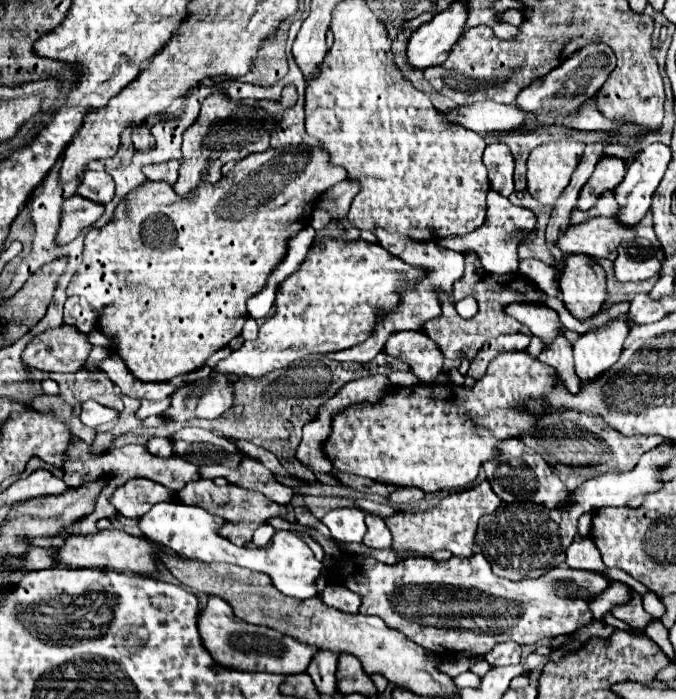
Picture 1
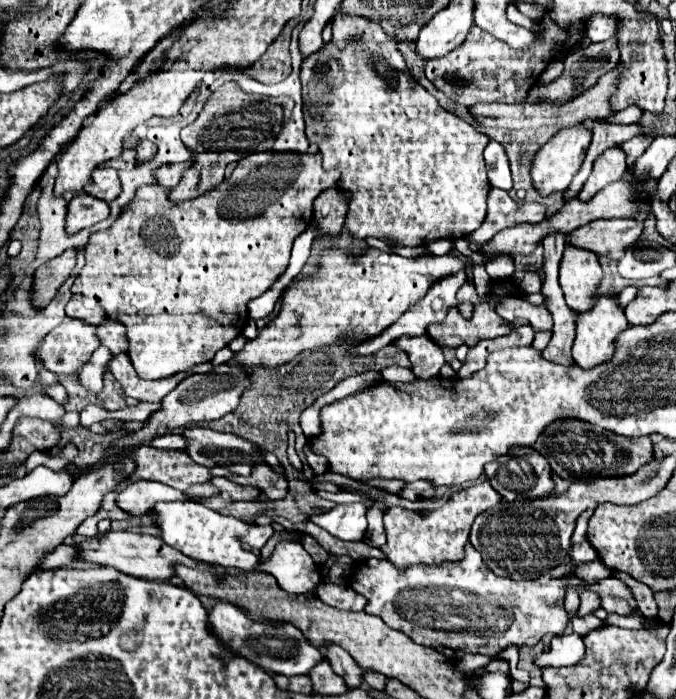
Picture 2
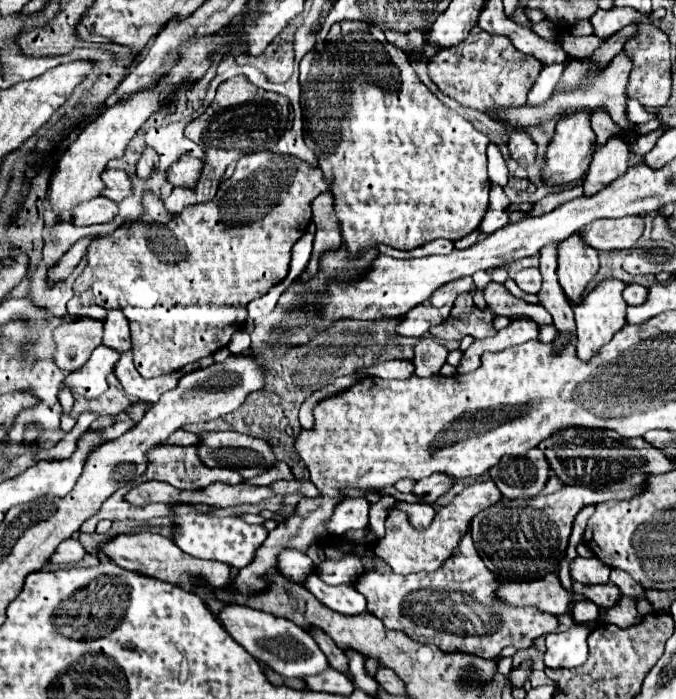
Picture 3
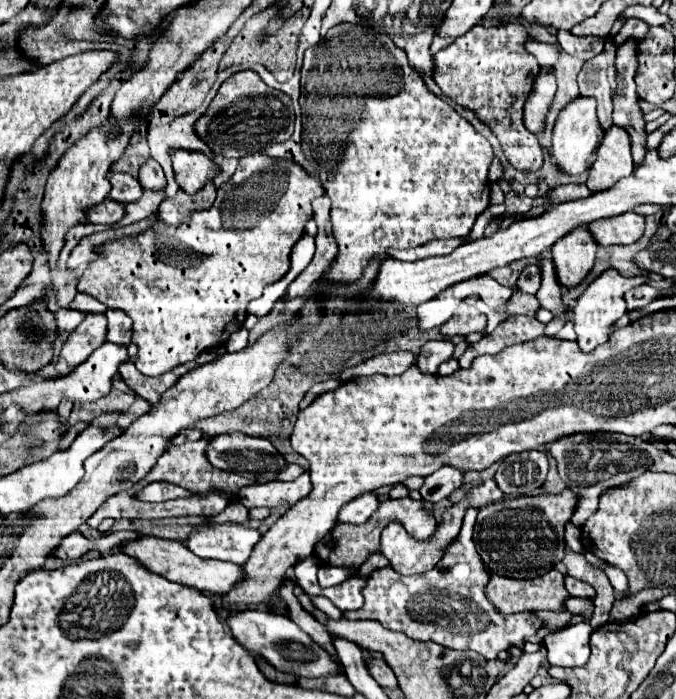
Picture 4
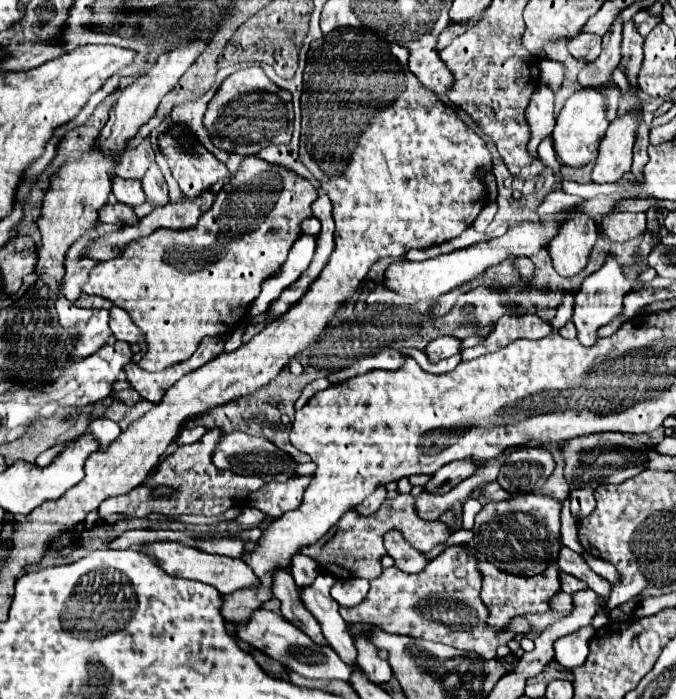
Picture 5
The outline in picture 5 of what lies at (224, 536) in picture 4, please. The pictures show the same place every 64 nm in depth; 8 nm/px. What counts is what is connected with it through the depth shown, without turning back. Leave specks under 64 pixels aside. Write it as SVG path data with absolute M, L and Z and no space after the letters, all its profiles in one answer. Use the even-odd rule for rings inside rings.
M208 540L208 542L198 542L196 548L212 554L232 556L232 558L240 558L244 552L244 546L240 540Z

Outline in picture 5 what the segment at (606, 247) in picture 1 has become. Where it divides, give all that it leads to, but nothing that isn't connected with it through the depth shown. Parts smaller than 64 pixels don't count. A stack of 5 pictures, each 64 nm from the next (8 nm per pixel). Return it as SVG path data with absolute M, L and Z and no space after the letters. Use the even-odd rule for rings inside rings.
M620 212L620 214L608 214L602 218L600 226L604 228L608 240L612 242L626 242L630 238L636 238L646 232L646 214L638 212Z

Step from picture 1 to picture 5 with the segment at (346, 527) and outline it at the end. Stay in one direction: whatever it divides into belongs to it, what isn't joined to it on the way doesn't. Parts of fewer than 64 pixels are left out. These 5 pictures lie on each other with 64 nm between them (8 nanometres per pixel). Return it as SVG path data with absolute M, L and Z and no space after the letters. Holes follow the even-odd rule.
M380 484L380 486L376 486L376 490L362 502L362 504L358 504L356 506L356 510L360 512L360 514L364 514L364 516L368 516L368 514L374 514L380 506L382 506L382 502L384 502L384 498L386 498L386 494L388 494L388 490L386 490L386 486L384 484Z

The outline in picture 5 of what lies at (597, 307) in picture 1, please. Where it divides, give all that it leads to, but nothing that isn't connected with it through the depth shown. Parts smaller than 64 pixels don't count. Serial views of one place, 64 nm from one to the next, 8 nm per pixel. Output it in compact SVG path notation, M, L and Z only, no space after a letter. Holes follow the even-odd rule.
M576 208L564 210L564 212L560 212L560 216L562 216L562 220L558 222L556 236L548 242L548 254L552 258L556 272L560 272L560 276L574 276L588 262L588 254L598 238L598 226L596 226L596 220L592 220L588 214L584 214Z

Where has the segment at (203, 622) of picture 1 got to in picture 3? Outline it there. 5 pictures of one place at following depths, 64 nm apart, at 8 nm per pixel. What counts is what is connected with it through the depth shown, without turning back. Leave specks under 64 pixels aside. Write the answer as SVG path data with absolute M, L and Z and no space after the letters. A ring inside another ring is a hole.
M226 606L220 612L220 622L226 628L226 632L256 660L266 662L274 672L282 676L316 676L330 668L324 652L316 646L314 638L304 632L300 626L292 624L290 620L280 620L276 616L268 616L266 612L248 608L248 606Z

